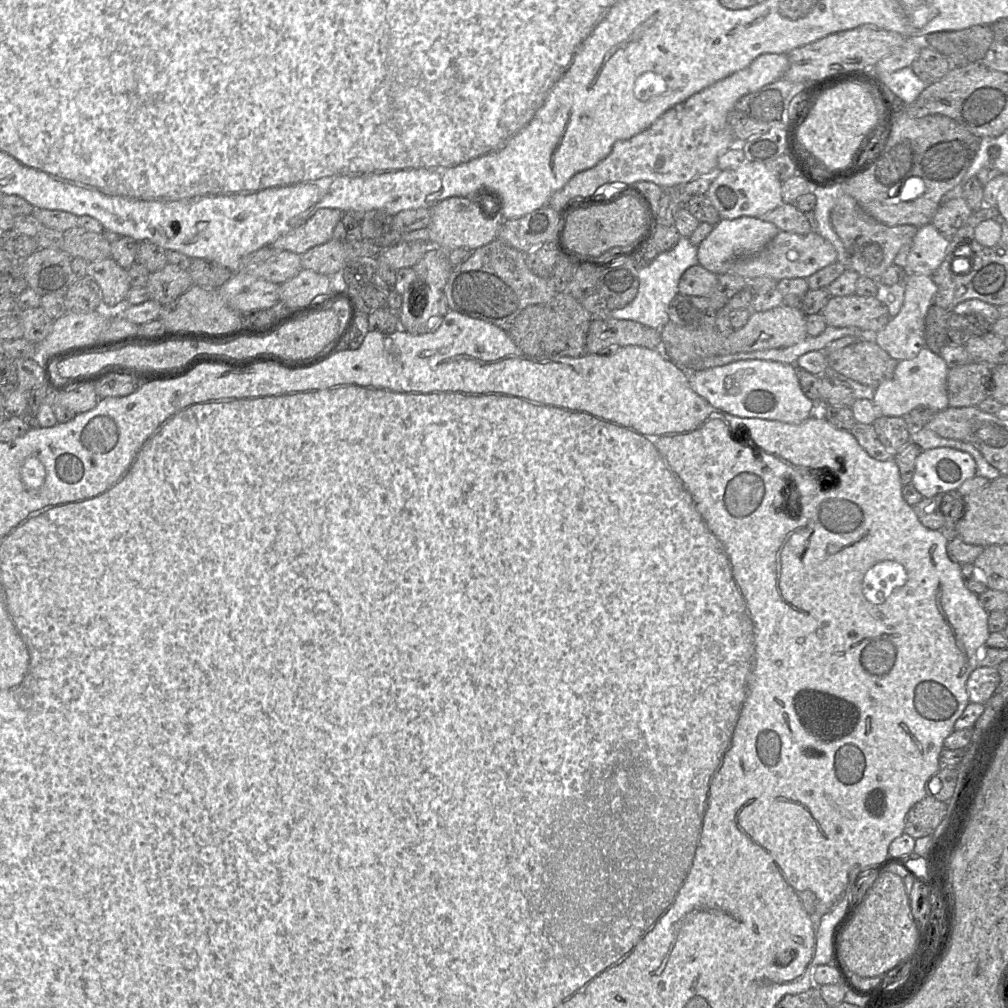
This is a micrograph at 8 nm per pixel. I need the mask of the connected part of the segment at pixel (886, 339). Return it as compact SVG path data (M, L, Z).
M911 273L905 282L904 301L897 315L874 335L874 342L898 362L911 360L925 347L925 319L937 286L929 275Z

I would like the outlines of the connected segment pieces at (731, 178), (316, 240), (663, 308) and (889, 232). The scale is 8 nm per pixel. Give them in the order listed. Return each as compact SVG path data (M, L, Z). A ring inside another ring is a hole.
M746 160L736 168L716 171L711 176L711 184L706 195L721 219L760 217L783 203L782 183L766 164Z
M321 208L305 223L278 237L268 246L302 255L332 239L334 227L341 221L342 213L334 208Z
M681 237L677 245L661 252L649 265L638 270L639 288L634 300L624 308L612 310L610 318L632 320L645 326L661 329L669 320L669 306L679 293L678 285L683 273L698 264L697 246L689 237Z
M842 193L837 198L831 210L830 221L847 253L847 268L870 279L879 279L885 270L895 262L899 252L907 249L918 231L918 227L913 225L887 226L877 221L846 193Z

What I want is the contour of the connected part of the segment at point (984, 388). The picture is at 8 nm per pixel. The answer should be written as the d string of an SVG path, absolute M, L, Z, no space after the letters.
M971 362L951 368L947 373L949 407L977 407L992 397L992 392L992 367L986 364Z

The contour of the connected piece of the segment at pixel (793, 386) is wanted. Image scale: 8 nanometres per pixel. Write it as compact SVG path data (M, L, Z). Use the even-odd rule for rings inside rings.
M740 360L723 366L687 372L689 385L711 406L743 417L798 424L817 413L817 403L803 393L795 364L766 360Z

